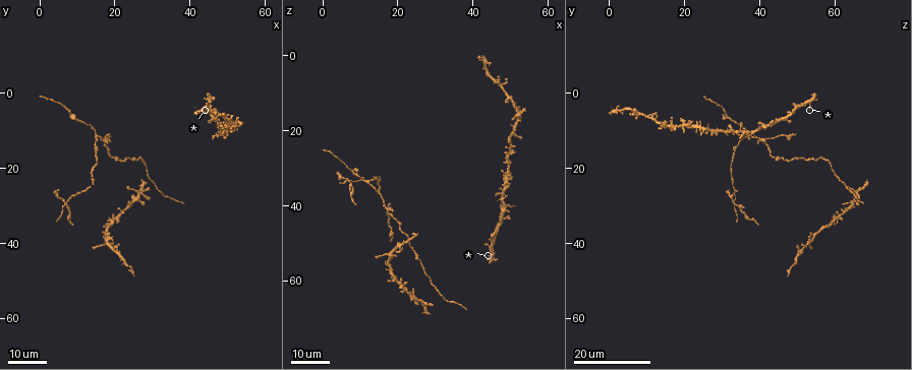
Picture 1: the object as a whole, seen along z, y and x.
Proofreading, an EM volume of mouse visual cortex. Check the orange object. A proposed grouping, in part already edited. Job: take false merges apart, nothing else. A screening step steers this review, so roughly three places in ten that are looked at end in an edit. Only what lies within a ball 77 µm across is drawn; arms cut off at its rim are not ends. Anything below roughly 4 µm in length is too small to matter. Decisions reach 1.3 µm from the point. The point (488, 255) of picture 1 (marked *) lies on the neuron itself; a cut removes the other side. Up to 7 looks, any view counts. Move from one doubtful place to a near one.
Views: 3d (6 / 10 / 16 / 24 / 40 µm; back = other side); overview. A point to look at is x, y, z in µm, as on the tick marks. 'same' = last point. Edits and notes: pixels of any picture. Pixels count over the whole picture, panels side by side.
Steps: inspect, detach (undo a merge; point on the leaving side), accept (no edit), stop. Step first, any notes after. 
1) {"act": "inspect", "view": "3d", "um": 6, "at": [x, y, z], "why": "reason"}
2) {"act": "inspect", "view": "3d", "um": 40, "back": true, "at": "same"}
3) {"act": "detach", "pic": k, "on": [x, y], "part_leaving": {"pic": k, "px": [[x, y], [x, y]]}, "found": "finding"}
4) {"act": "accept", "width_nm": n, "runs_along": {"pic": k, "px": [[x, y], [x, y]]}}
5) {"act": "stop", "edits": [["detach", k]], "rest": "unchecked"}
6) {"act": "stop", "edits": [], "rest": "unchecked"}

{"act": "inspect", "view": "3d", "um": 16, "at": [17.0, 12.5, 40.5], "why": "arms run side by side"}

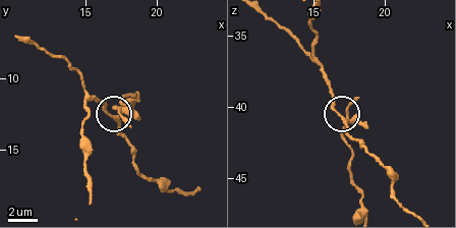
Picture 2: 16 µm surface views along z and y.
{"act": "inspect", "view": "3d", "um": 6, "at": [17.2, 12.6, 41.0]}

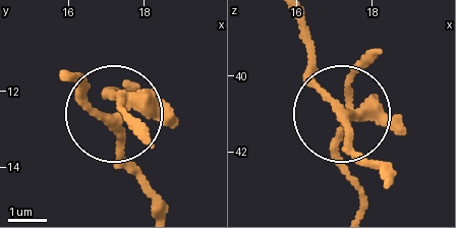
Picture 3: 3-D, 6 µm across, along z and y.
{"act": "inspect", "view": "3d", "um": 6, "back": true, "at": [17.25, 12.55, 40.80]}

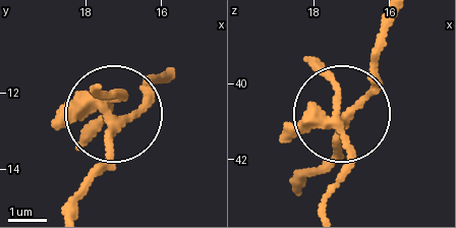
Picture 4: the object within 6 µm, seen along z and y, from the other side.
{"act": "detach", "pic": 4, "on": [110, 92], "side_arm_um": 10, "found": "two neurons meet here"}

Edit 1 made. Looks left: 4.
{"act": "inspect", "view": "overview"}

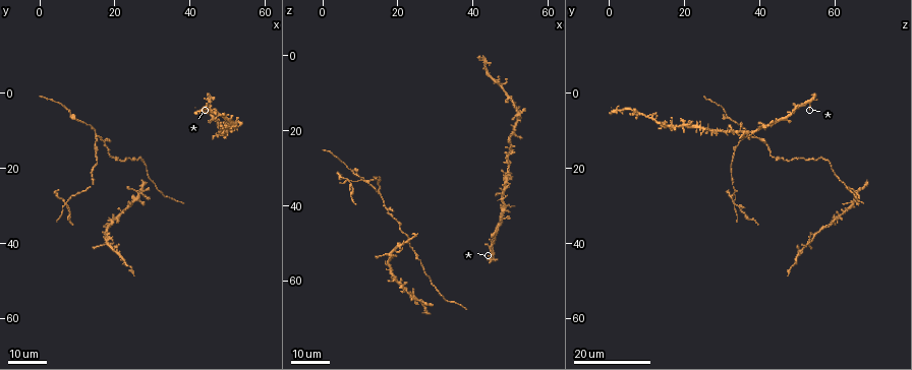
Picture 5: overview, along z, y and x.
{"act": "inspect", "view": "3d", "um": 16, "at": [17.5, 40.0, 53.0], "why": "four or more arms meet"}

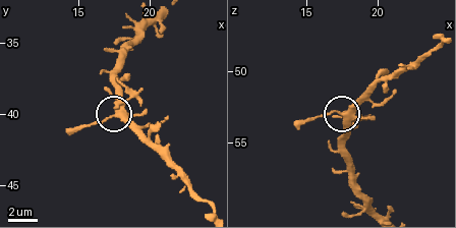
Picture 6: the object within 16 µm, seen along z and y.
{"act": "inspect", "view": "3d", "um": 10, "at": [18.0, 40.2, 53.2]}

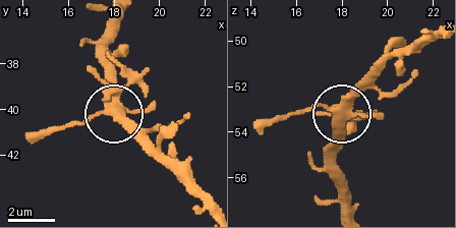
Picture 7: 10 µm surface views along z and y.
{"act": "accept", "arms": 5, "runs_along": {"pic": 7, "px": [[351, 203], [334, 156], [334, 113], [310, 109], [278, 115]]}, "found": "all the same neuron"}

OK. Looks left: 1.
{"act": "stop", "edits": [["detach", 4]], "rest": "unchecked"}

